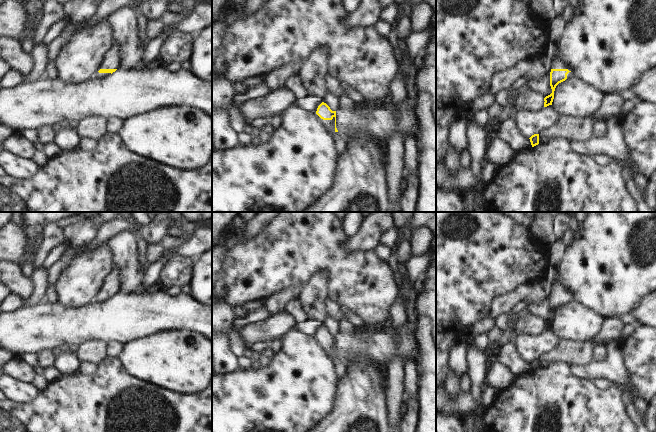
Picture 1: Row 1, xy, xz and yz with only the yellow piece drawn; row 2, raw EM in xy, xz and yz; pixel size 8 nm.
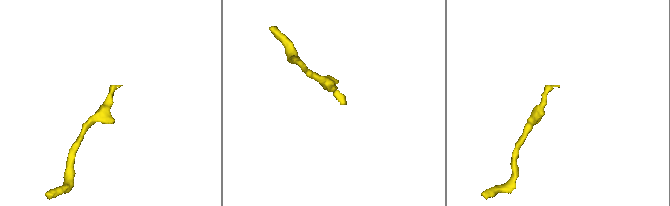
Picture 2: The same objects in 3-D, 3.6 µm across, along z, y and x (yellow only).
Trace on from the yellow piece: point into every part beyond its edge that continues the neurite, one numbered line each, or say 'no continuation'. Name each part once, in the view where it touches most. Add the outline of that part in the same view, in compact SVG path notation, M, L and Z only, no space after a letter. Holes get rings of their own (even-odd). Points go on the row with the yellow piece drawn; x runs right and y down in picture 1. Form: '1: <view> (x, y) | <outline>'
1: xz (340, 142) | M319 117L320 122L326 127L327 131L332 135L337 150L337 156L340 157L344 154L346 149L346 138L341 137L338 132L335 131L335 117L332 120L323 120Z

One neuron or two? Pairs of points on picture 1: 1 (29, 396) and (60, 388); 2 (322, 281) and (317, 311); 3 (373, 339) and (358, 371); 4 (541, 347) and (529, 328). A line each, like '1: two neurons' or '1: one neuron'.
1: two neurons
2: one neuron
3: two neurons
4: two neurons

